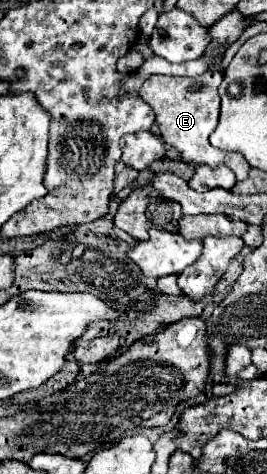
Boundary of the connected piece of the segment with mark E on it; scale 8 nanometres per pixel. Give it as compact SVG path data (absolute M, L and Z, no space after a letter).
M208 70L202 76L194 76L194 78L152 76L142 84L140 96L154 110L162 140L166 144L174 146L180 152L180 158L184 162L196 164L196 166L206 164L210 168L226 164L236 174L238 180L244 180L244 178L248 178L248 172L250 172L248 162L240 154L216 150L208 142L208 136L214 132L214 128L218 124L218 114L220 114L218 86L220 86L222 78L224 78L222 70Z

